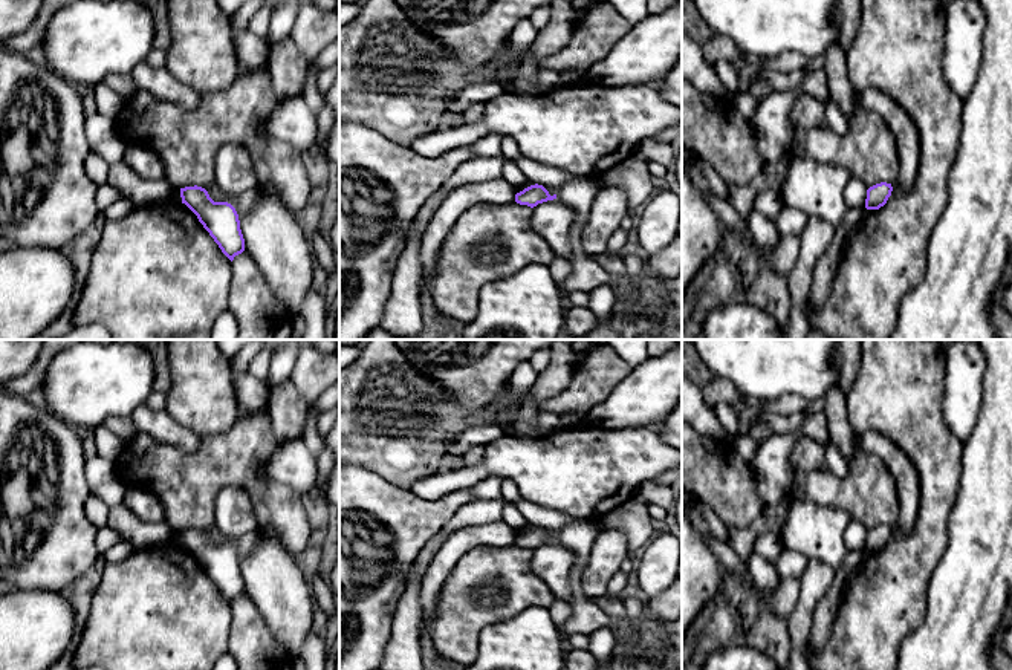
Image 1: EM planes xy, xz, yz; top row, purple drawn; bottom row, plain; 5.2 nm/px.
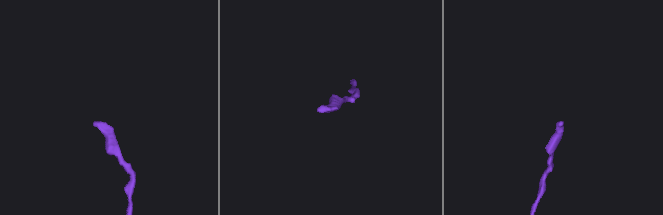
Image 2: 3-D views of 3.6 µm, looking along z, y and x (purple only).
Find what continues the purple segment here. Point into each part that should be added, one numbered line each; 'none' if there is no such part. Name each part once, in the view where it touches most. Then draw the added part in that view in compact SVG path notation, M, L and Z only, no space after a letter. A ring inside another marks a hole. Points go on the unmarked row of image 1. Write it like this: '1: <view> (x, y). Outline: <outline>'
none

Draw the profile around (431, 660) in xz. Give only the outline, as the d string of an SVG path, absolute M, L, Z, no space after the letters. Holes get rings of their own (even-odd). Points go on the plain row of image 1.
M440 594L437 595L434 601L434 610L423 629L423 635L420 636L422 644L422 665L423 670L451 670L452 662L445 661L439 652L434 649L433 639L431 639L431 627L436 620L437 606L439 606Z

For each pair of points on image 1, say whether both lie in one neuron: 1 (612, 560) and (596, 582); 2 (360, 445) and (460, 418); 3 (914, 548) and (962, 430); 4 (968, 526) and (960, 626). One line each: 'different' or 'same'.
1: same
2: same
3: different
4: same

